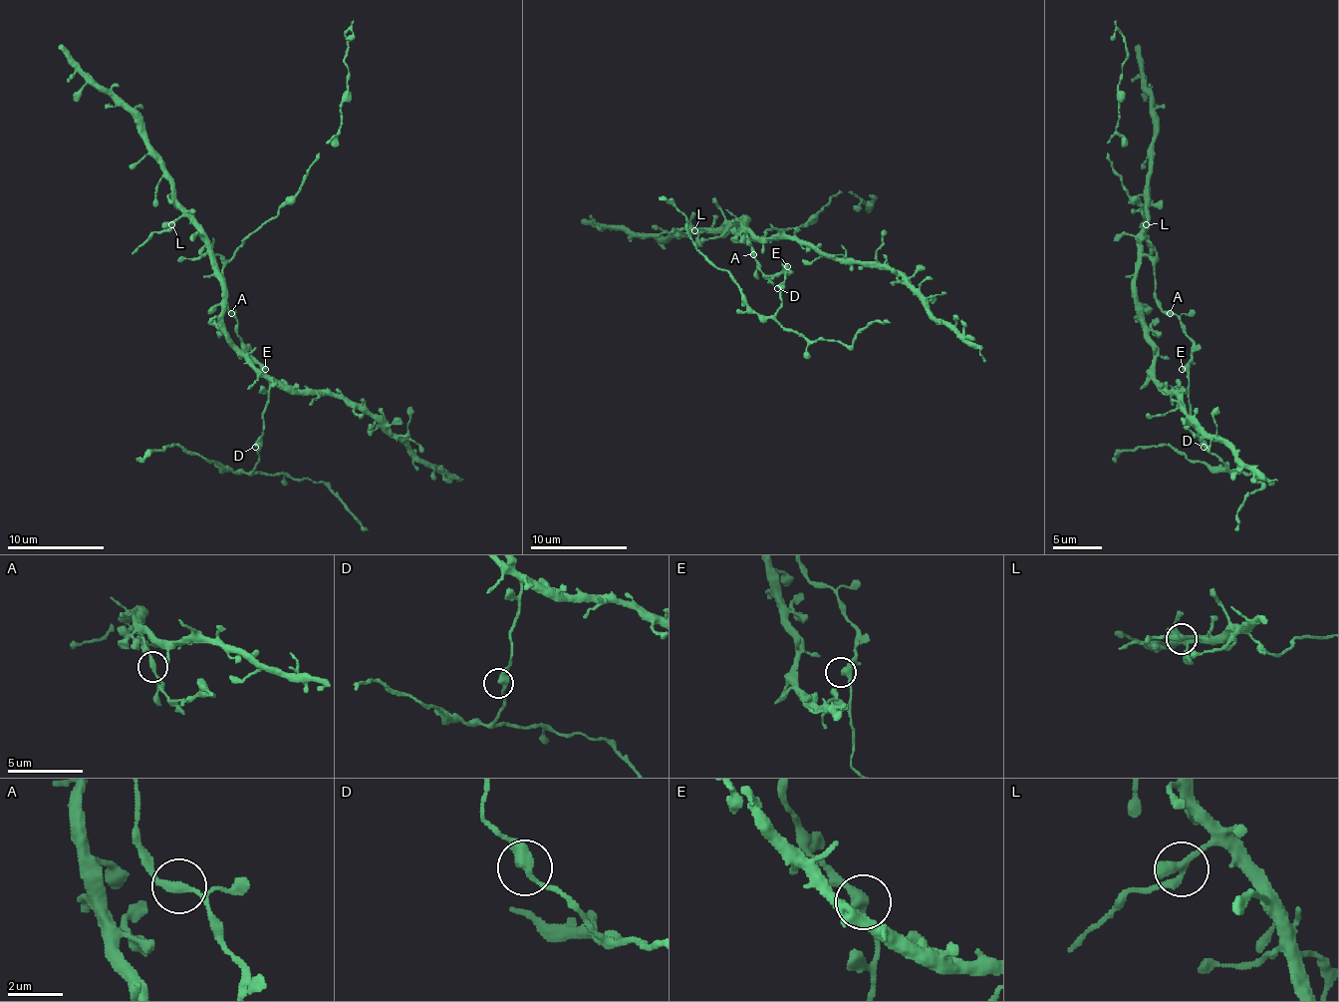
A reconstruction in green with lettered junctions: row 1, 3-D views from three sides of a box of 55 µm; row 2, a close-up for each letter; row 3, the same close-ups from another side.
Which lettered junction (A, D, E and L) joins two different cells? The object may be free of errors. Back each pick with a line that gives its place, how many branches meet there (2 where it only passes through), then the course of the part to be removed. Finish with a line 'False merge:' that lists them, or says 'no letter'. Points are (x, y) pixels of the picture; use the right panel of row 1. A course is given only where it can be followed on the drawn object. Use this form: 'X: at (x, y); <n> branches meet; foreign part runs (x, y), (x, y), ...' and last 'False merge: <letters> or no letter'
L: at (1146, 224); 2 branches meet; foreign part runs (1146, 225), (1153, 254)
False merge: L

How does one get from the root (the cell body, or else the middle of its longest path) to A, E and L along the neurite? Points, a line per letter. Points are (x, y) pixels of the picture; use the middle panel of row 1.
A: (746, 239), (753, 254)
E: (746, 239), (765, 276), (777, 276), (787, 266)
L: (746, 239), (746, 234), (736, 224), (695, 229)

